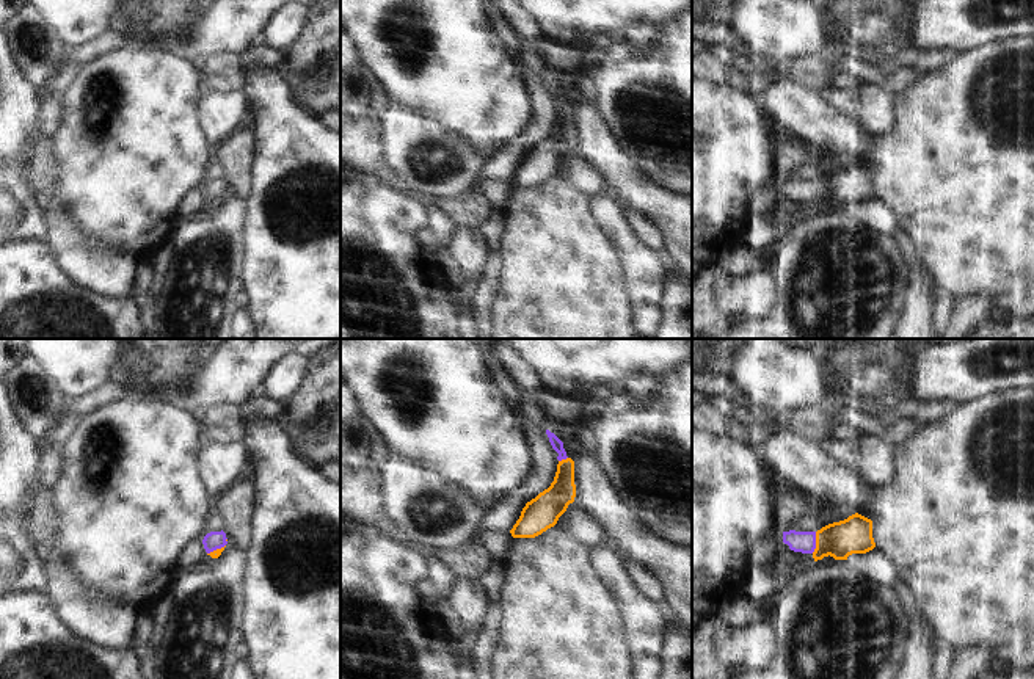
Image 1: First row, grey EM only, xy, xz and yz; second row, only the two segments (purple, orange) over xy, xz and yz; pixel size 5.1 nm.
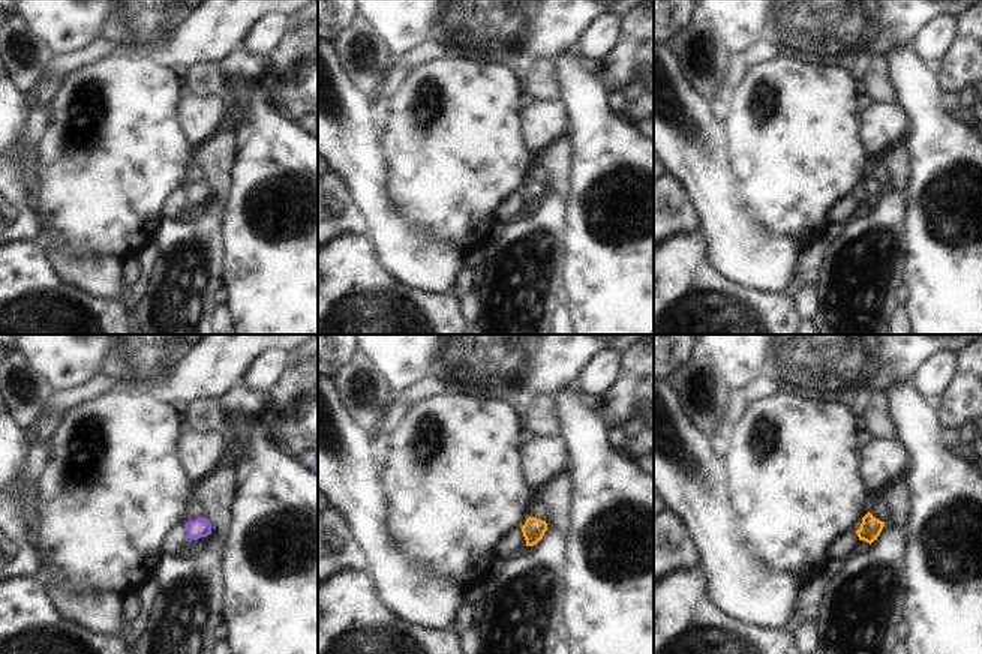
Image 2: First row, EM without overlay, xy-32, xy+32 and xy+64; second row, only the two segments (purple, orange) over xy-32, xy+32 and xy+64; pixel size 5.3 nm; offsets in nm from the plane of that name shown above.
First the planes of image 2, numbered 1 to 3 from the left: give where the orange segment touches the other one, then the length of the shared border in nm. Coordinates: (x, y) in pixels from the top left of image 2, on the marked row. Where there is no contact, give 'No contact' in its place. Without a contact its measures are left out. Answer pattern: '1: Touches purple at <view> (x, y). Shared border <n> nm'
1: No contact
2: No contact
3: No contact

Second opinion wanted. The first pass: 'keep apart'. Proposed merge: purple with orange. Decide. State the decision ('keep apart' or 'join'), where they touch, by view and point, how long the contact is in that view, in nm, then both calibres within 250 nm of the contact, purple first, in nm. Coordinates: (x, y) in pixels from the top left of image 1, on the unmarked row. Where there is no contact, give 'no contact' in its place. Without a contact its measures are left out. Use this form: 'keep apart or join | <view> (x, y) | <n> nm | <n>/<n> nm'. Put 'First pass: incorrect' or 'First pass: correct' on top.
First pass: incorrect
join | yz (815, 192) | 110 nm | 110/190 nm

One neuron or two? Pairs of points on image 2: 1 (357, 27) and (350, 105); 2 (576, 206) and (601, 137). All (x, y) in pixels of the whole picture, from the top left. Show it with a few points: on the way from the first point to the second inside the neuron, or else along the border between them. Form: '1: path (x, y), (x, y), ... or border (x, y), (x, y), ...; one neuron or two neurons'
1: border (335, 51), (344, 74), (371, 102); two neurons
2: path (589, 189), (592, 180), (601, 171), (601, 153); one neuron

